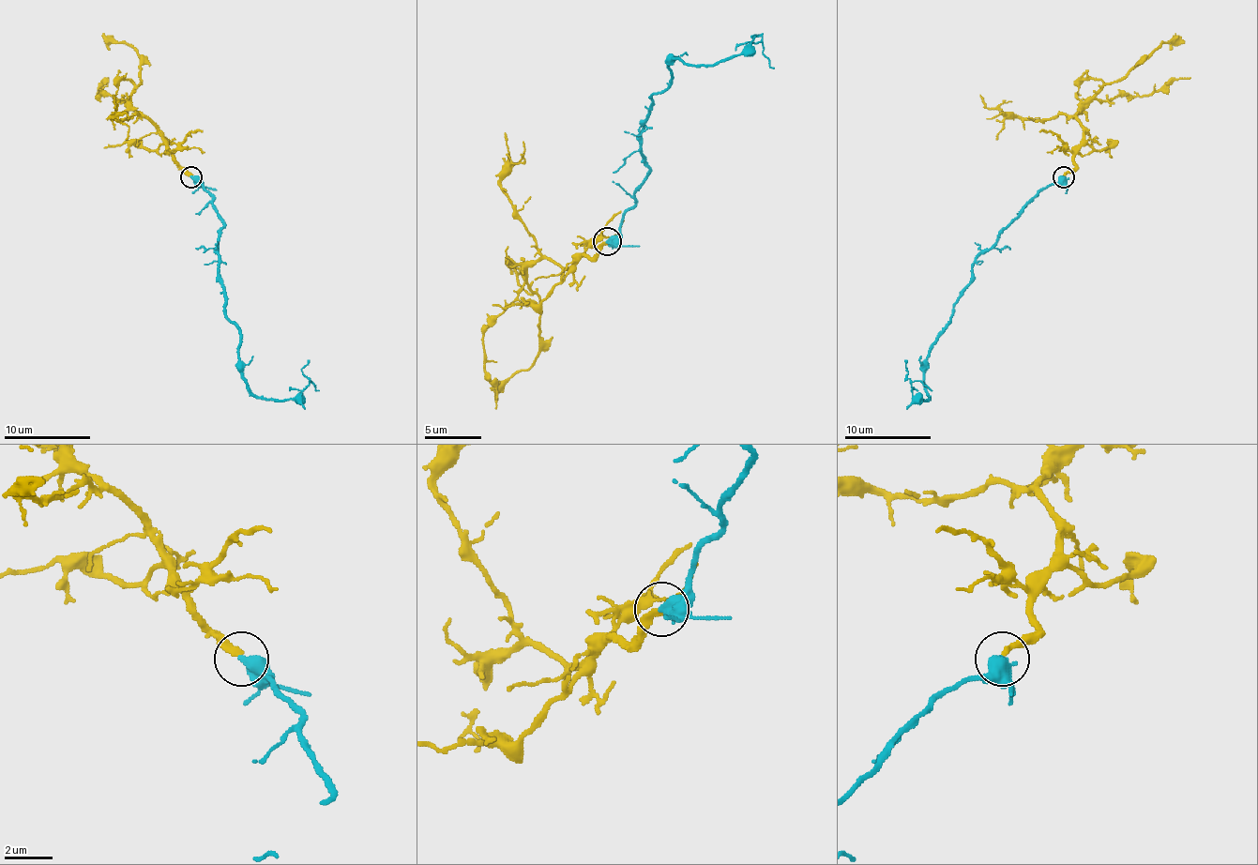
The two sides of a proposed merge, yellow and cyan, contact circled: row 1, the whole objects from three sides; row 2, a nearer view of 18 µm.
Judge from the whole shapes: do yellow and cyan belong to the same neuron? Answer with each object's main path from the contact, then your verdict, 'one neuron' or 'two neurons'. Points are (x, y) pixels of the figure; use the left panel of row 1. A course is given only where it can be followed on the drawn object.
yellow runs (190, 175), (154, 126), (130, 106), (130, 93), (141, 83), (141, 56), (128, 43), (115, 43), (102, 33); cyan runs (190, 177), (223, 225), (219, 283), (247, 386), (295, 400), (310, 360); two neurons

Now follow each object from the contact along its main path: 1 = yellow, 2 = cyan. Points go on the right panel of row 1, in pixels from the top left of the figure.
1: (1063, 175), (1075, 166), (1073, 160), (1082, 141), (1082, 126), (1075, 114), (1174, 33)
2: (1063, 177), (1035, 197), (974, 262), (972, 283), (927, 358), (929, 400), (918, 400), (907, 360)

